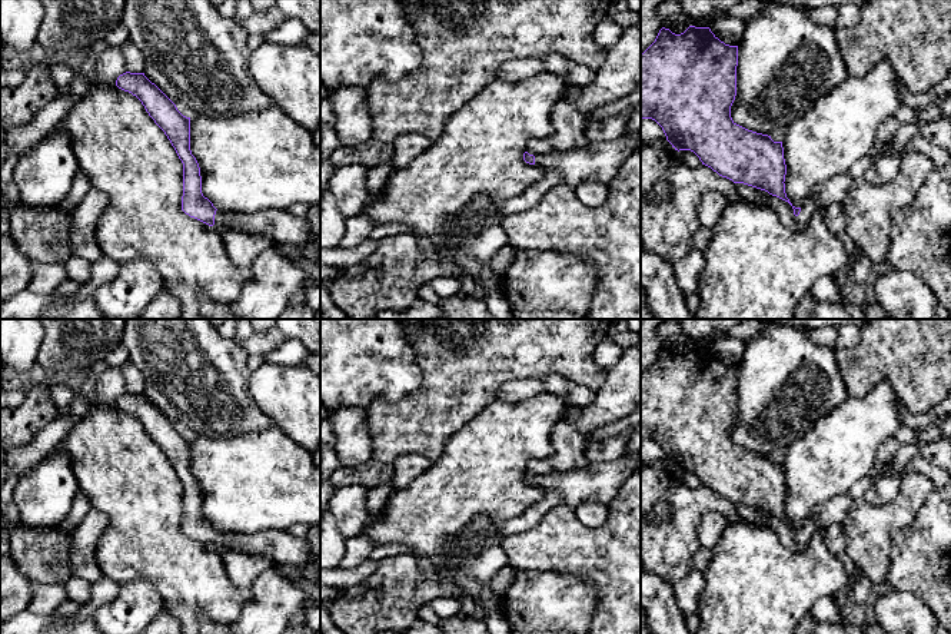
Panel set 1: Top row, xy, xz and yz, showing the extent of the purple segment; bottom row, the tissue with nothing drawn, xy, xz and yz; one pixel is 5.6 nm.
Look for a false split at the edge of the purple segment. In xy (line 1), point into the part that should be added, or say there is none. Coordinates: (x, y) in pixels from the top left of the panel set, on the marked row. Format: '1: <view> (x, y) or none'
1: xy (283, 228)

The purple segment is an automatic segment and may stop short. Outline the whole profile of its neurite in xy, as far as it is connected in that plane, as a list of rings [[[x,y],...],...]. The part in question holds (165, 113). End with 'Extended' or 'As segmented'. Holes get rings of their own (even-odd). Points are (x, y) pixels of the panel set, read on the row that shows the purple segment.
[[[126,72],[116,86],[136,96],[149,116],[164,132],[183,163],[182,210],[209,226],[243,230],[267,236],[279,245],[303,249],[315,242],[306,218],[297,218],[285,209],[265,209],[255,213],[227,213],[219,210],[202,193],[202,176],[190,150],[190,117],[183,116],[176,104],[144,73]]]. Extended

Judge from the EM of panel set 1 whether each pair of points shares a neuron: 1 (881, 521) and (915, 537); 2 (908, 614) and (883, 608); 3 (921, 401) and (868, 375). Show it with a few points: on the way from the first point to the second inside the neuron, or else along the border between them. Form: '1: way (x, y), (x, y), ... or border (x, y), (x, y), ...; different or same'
1: border (923, 504), (917, 517), (894, 537), (890, 561); different
2: way (903, 614), (888, 608); same
3: way (908, 388), (893, 372), (881, 372); same

